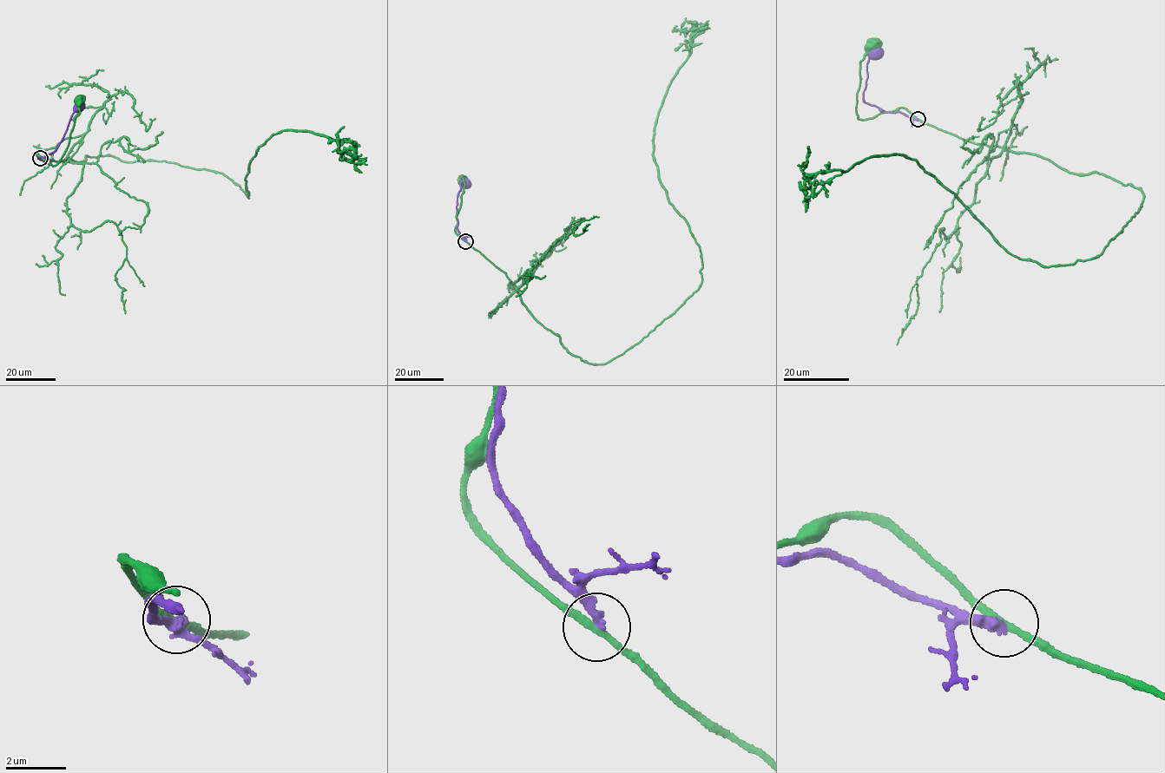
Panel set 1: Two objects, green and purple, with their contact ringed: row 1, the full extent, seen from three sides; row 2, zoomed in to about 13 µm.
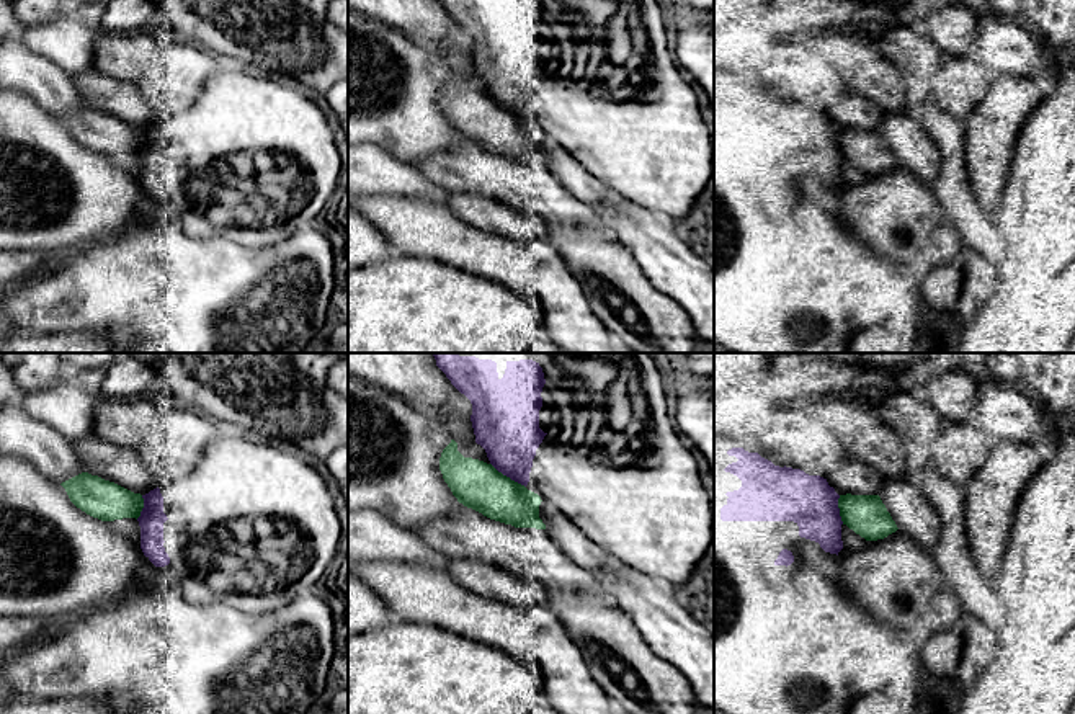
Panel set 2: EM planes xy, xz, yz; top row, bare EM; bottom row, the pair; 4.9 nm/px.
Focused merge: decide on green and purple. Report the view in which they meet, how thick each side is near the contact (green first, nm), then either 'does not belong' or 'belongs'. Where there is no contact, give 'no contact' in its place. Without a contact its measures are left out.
xz | 240/320 nm | does not belong

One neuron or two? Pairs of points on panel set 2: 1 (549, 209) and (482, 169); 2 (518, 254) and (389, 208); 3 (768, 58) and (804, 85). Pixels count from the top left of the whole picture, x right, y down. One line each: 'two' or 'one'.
1: one
2: one
3: one

